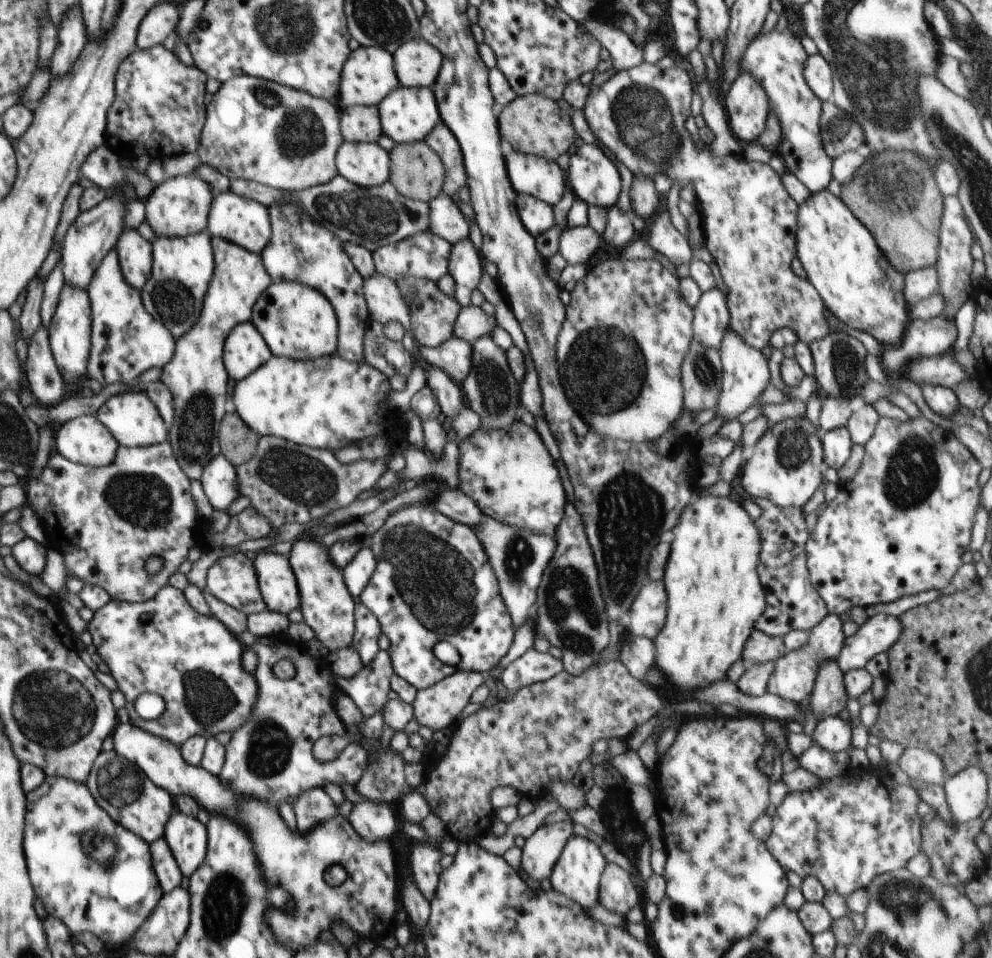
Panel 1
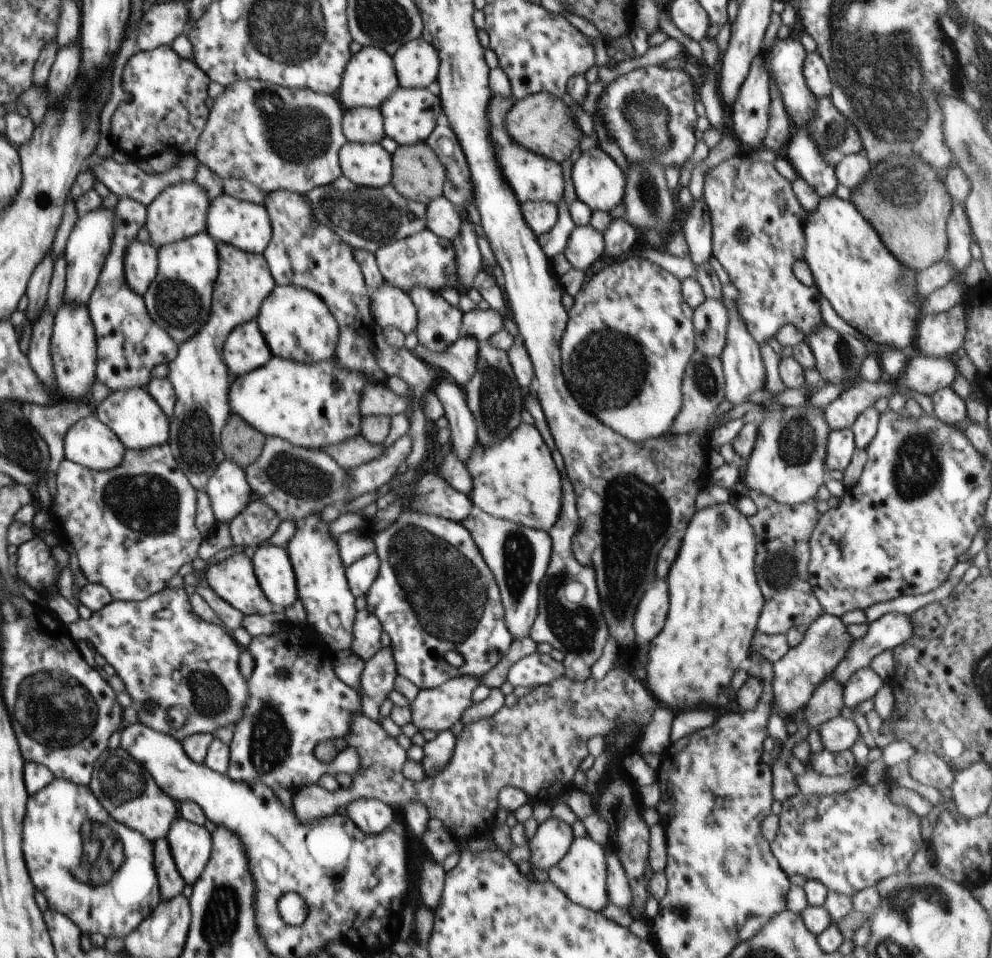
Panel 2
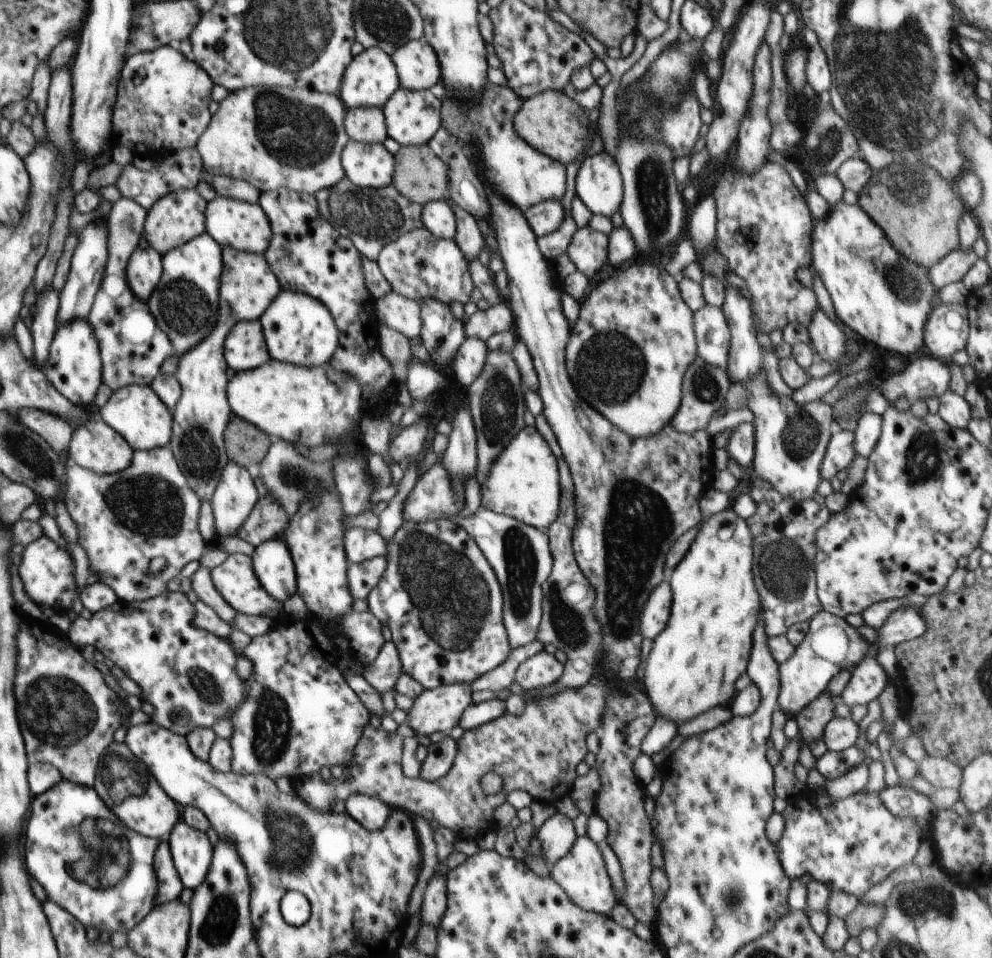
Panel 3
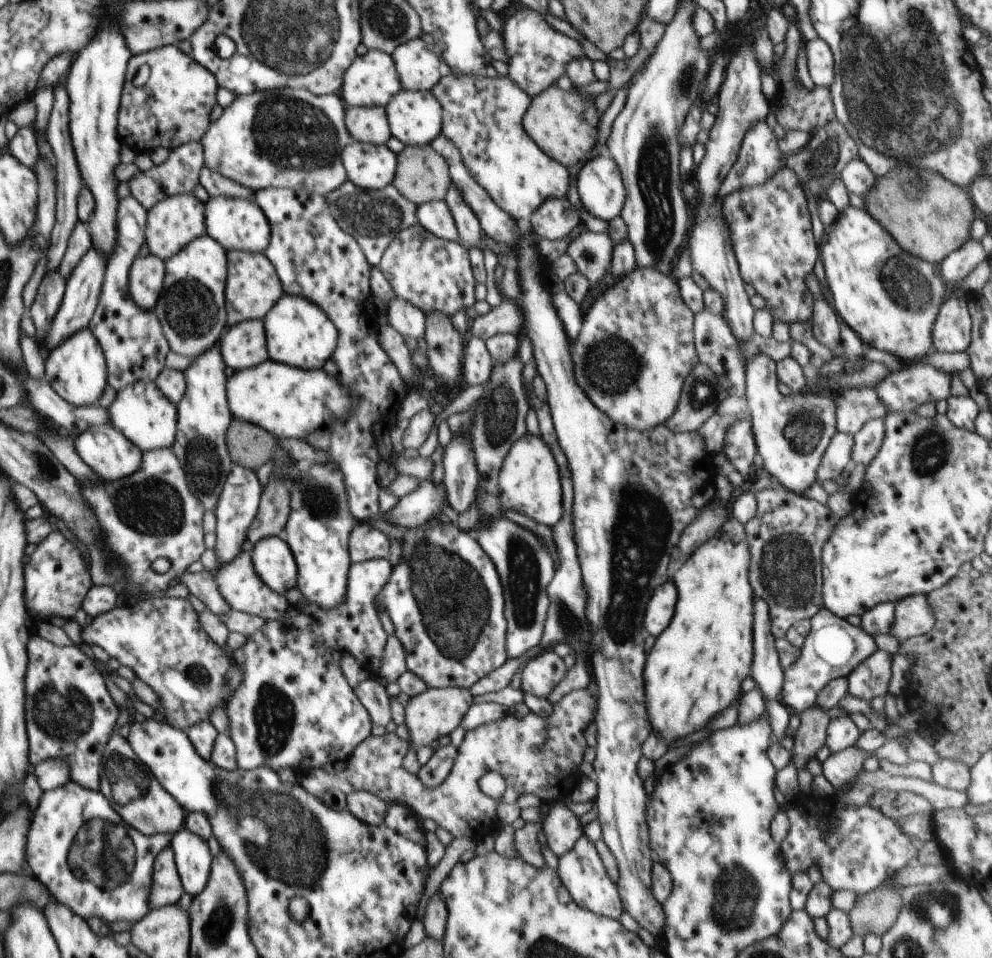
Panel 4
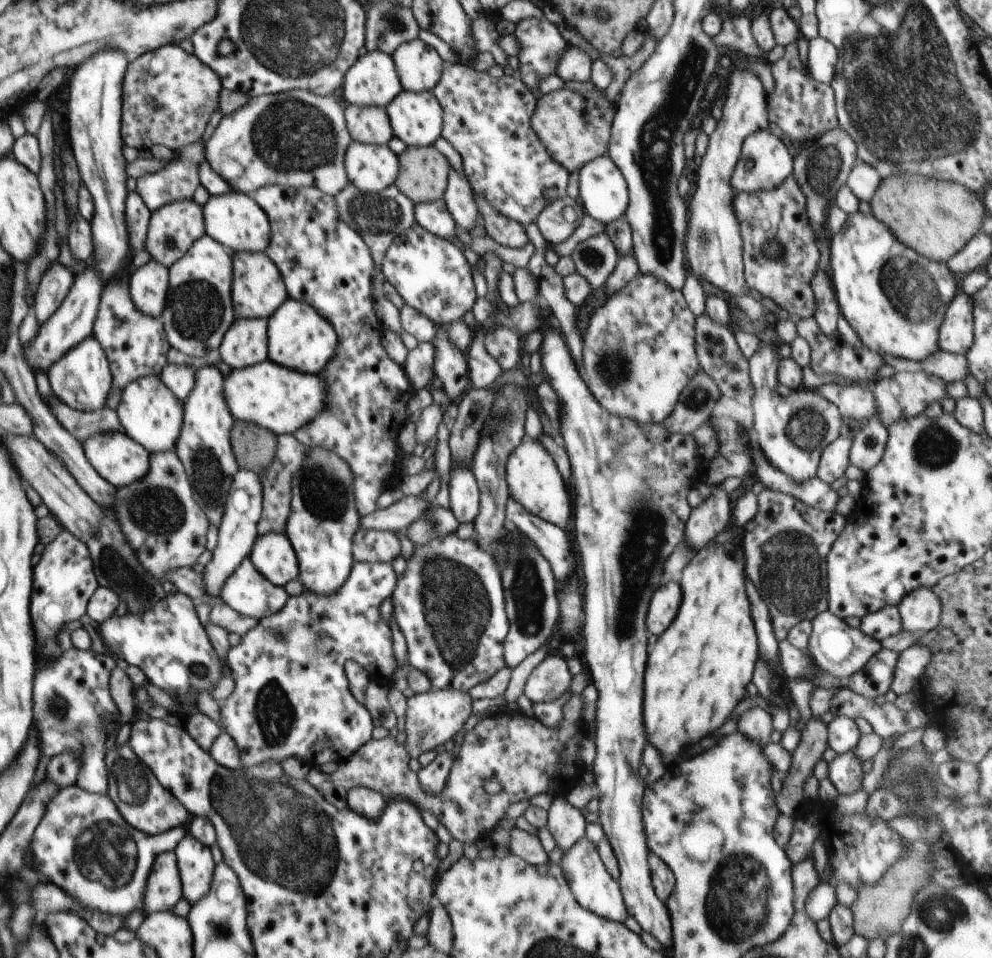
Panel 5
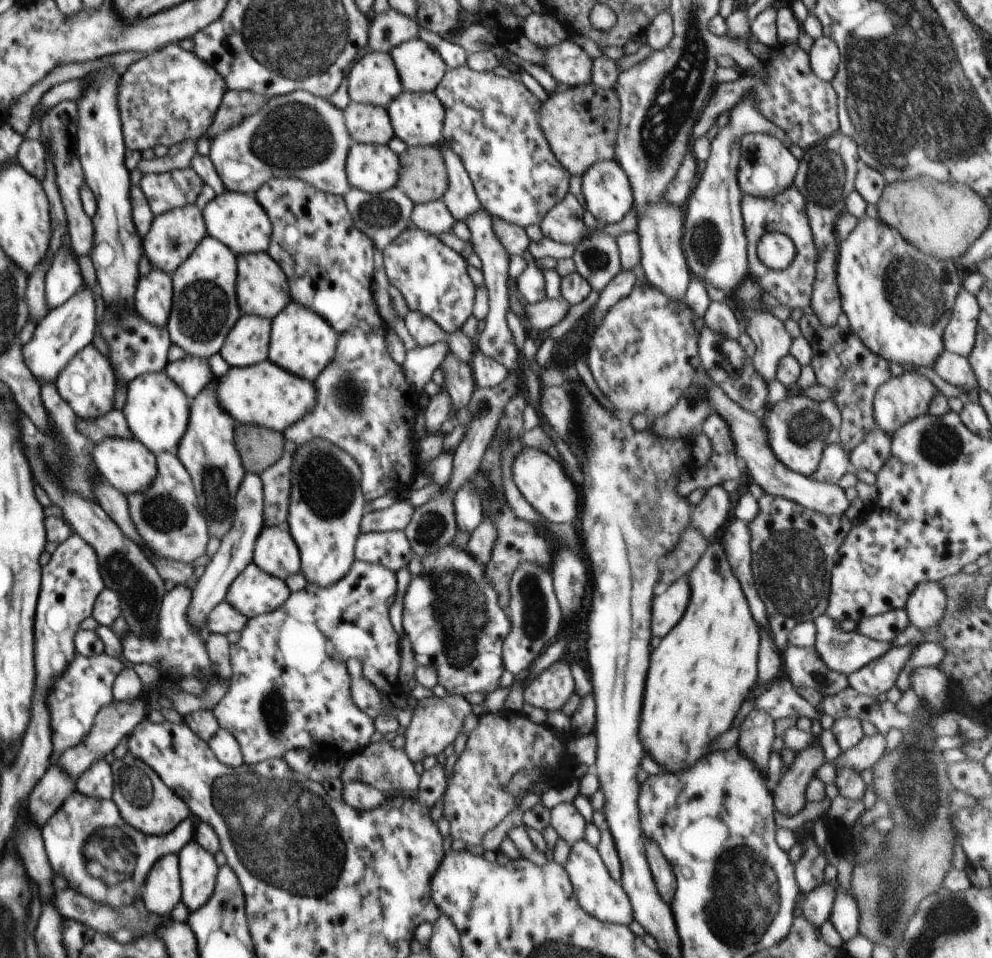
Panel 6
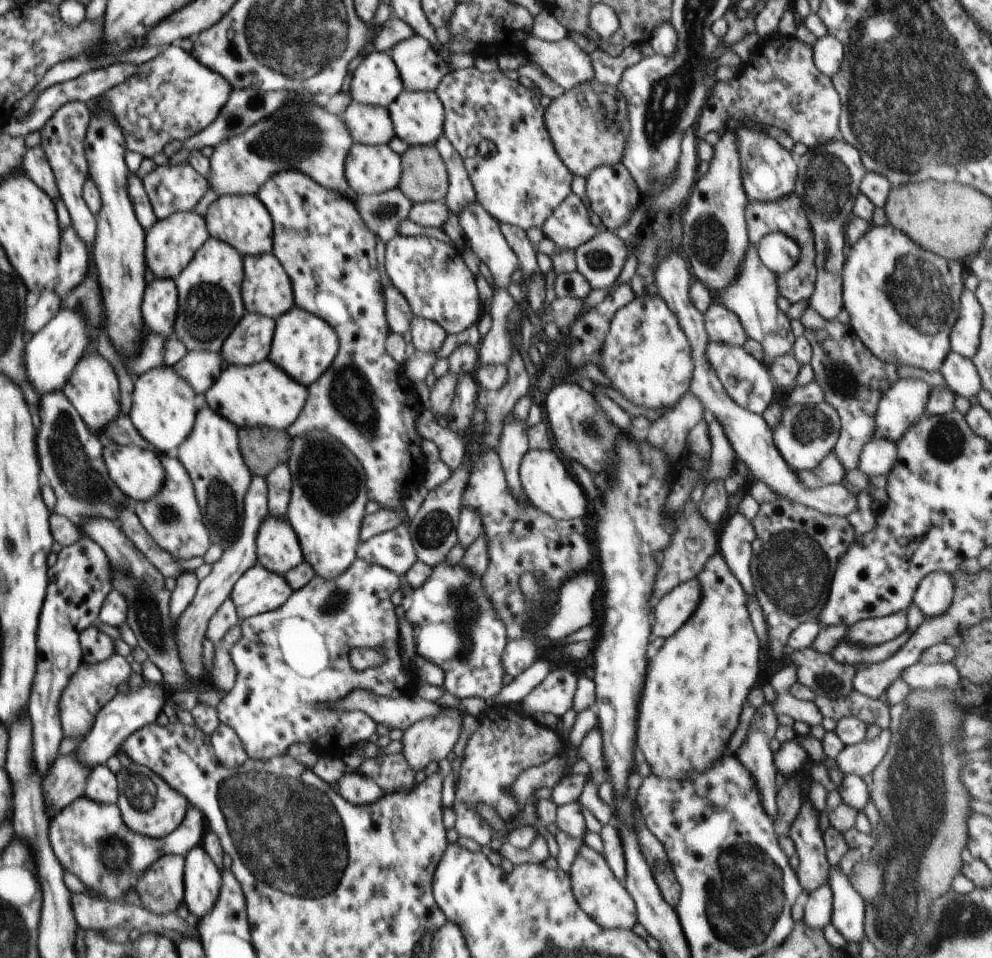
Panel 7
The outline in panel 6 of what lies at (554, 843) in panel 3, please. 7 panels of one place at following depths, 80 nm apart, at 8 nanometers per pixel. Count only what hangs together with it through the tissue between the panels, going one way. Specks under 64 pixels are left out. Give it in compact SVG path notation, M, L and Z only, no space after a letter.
M560 803L551 808L550 825L562 840L573 845L584 838L587 822L574 803Z

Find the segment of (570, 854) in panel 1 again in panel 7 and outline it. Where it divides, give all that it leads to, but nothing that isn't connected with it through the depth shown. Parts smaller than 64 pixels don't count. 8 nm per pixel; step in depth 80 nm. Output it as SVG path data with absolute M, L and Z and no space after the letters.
M583 844L579 848L569 874L576 902L594 922L598 923L598 926L607 929L632 929L637 922L634 899L616 878L602 854Z

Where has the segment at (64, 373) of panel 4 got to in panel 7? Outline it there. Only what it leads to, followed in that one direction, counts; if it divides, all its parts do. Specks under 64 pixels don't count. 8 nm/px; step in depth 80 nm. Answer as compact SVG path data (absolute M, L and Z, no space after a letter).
M98 353L84 354L74 367L62 391L78 411L86 426L89 426L89 429L98 437L104 437L105 428L122 414L118 378L112 365Z

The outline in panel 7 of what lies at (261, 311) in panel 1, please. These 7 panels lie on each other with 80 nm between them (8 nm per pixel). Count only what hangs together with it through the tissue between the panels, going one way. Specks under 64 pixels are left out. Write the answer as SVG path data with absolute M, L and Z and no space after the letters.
M296 304L276 319L269 359L306 388L313 385L330 368L339 349L336 331L322 318Z

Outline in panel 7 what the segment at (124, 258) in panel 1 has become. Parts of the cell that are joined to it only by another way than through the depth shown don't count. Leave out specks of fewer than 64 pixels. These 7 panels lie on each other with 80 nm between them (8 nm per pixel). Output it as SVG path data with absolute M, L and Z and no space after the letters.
M155 278L146 287L141 311L146 328L167 339L174 334L178 312L178 291L174 280Z

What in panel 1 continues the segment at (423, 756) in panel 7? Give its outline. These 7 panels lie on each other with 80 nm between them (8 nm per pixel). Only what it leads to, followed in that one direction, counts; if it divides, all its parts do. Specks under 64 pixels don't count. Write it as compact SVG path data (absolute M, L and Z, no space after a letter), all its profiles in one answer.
M456 671L447 676L444 680L437 682L434 686L425 689L417 689L413 706L413 718L420 725L428 726L436 731L443 731L451 728L460 719L462 709L470 702L472 692L481 684L485 683L486 675L476 671Z

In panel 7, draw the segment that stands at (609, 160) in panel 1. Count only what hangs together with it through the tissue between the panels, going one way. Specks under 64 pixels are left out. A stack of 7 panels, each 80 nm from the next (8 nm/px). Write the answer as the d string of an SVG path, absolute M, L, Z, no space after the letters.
M622 163L617 165L602 165L592 171L586 179L587 204L594 219L602 223L608 231L614 231L624 226L634 210L642 202L643 195L630 171Z

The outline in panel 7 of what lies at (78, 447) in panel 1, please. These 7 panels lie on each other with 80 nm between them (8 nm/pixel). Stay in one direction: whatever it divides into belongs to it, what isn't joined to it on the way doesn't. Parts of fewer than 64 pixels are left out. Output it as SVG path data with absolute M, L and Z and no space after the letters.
M114 442L103 444L103 459L108 477L132 502L146 502L161 492L165 482L165 470L156 452L144 450L136 445L119 445Z

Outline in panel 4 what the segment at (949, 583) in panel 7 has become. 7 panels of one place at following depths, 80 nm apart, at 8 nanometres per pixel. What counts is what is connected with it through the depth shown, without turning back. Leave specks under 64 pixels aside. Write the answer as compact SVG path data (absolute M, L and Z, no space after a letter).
M917 594L896 601L895 621L890 632L900 642L934 628L936 617L927 595Z

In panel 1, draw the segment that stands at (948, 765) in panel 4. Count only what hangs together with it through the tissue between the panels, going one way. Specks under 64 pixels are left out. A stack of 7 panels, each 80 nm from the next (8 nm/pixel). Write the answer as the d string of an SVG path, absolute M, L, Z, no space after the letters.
M907 747L897 764L917 784L944 786L946 782L945 766L933 751Z

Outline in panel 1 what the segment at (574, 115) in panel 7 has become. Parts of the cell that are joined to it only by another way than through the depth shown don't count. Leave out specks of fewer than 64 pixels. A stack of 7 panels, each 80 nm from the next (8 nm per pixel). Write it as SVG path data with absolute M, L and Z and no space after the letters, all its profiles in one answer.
M543 94L517 96L497 113L501 137L510 142L514 151L522 154L531 154L555 161L561 154L567 152L578 137L572 127L568 111L560 108L555 100Z

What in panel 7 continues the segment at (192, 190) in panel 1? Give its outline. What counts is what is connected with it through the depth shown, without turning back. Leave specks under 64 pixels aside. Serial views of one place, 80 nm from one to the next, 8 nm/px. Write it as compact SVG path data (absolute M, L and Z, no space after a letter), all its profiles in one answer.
M176 211L168 218L157 220L145 233L147 267L158 279L174 280L190 264L197 250L210 238L205 218L194 211Z

